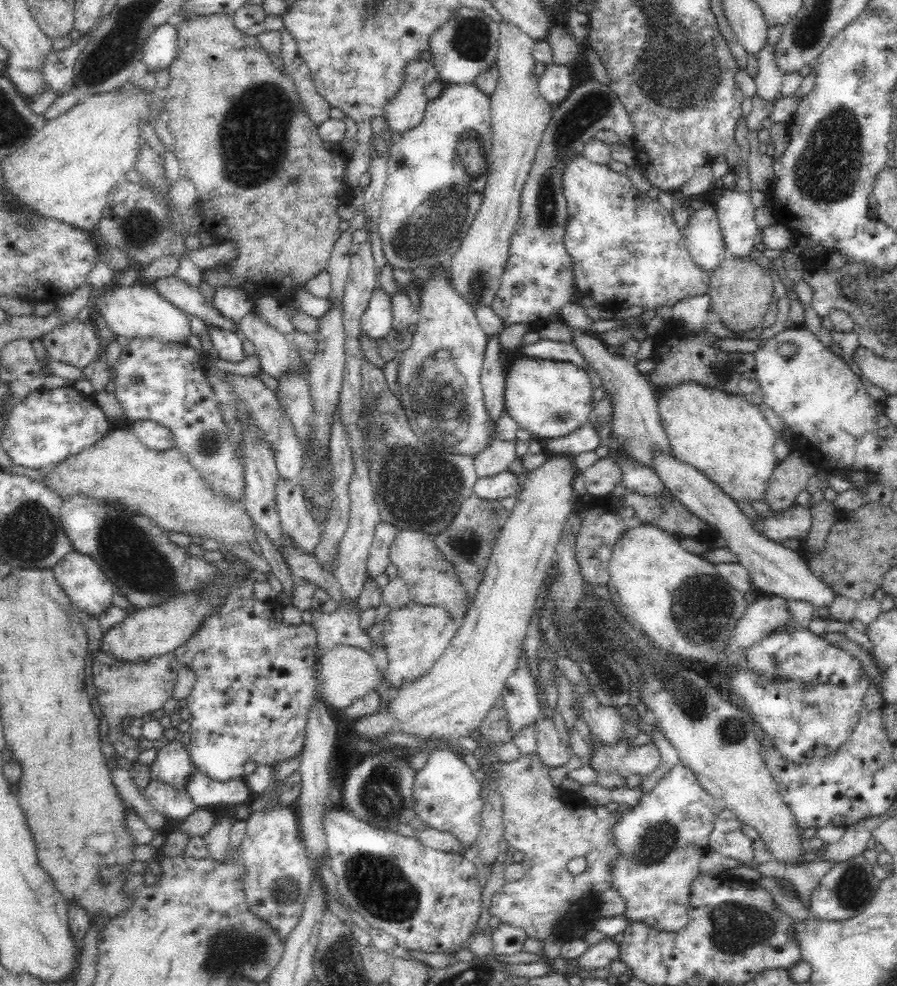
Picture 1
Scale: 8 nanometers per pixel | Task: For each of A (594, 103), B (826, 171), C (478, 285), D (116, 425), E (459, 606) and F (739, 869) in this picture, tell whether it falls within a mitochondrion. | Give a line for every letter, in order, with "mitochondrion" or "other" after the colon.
A: mitochondrion
B: mitochondrion
C: mitochondrion
D: other
E: other
F: other

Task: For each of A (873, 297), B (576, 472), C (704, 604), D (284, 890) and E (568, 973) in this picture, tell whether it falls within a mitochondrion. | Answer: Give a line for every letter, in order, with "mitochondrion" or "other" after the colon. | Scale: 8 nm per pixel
A: mitochondrion
B: other
C: mitochondrion
D: mitochondrion
E: other

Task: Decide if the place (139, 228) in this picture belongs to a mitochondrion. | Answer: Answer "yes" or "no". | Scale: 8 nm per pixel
yes

